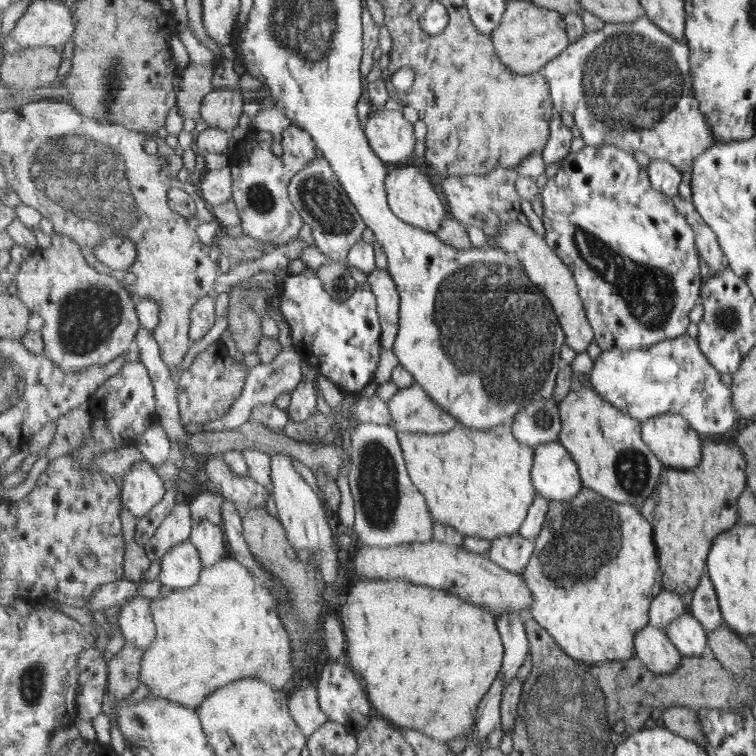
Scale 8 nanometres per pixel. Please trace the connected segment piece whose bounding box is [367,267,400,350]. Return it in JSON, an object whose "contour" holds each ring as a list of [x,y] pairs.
{"contour":[[[375,268],[367,281],[376,295],[382,324],[382,347],[394,349],[400,325],[400,293],[389,270]]]}

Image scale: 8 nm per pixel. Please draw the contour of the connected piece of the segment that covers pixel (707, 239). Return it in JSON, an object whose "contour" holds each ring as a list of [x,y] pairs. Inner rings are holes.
{"contour":[[[679,193],[672,197],[675,206],[680,210],[688,223],[693,227],[696,234],[696,245],[701,259],[709,268],[711,277],[718,277],[728,266],[728,262],[722,246],[720,245],[717,233],[705,222],[702,214],[696,209],[694,201],[685,200]]]}

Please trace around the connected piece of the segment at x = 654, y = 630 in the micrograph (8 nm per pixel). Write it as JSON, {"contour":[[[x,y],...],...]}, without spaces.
{"contour":[[[651,624],[636,634],[636,656],[645,662],[649,670],[659,674],[671,674],[680,668],[684,655],[677,650],[666,631]]]}

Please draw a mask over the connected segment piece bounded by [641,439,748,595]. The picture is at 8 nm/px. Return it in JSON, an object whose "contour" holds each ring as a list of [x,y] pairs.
{"contour":[[[706,439],[703,447],[701,464],[695,469],[686,469],[681,473],[678,469],[665,468],[656,492],[641,507],[644,517],[649,518],[654,528],[664,588],[680,595],[695,592],[700,585],[708,564],[709,551],[717,536],[739,522],[738,500],[740,494],[748,488],[747,457],[737,442],[733,444],[731,441]]]}

